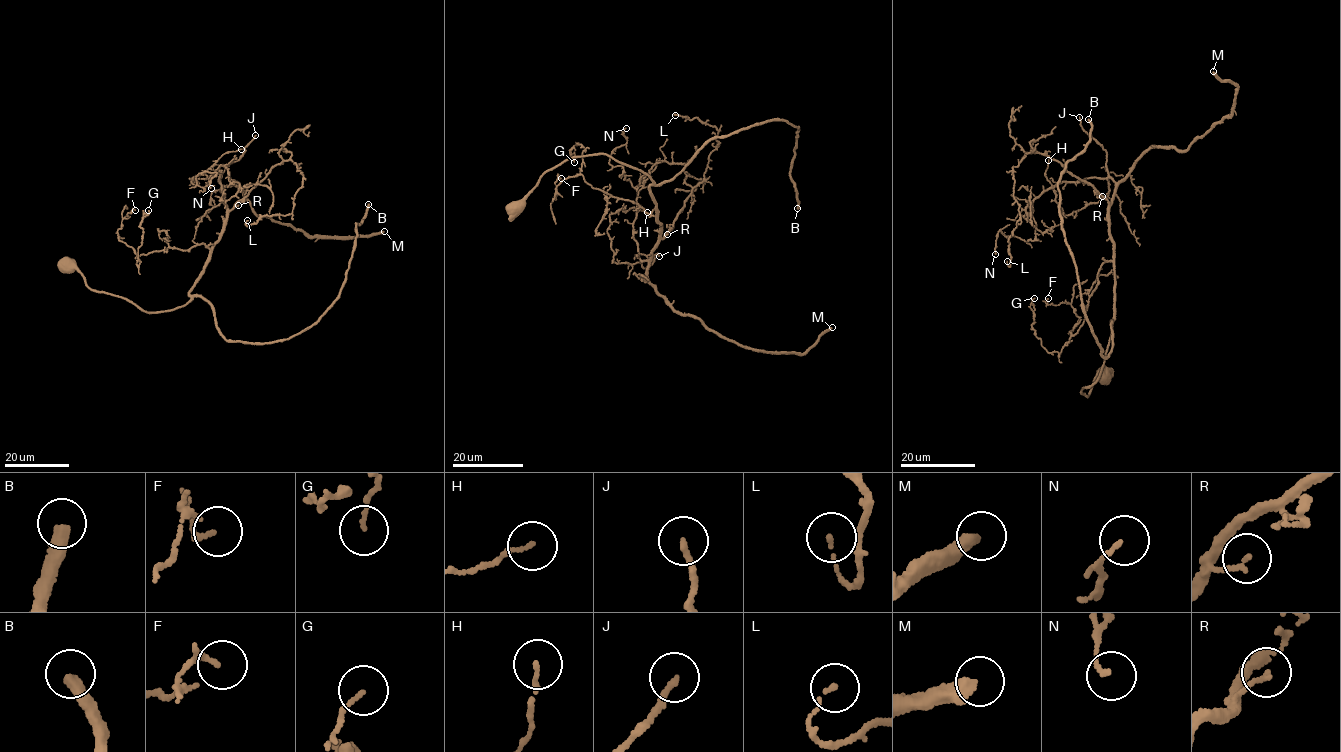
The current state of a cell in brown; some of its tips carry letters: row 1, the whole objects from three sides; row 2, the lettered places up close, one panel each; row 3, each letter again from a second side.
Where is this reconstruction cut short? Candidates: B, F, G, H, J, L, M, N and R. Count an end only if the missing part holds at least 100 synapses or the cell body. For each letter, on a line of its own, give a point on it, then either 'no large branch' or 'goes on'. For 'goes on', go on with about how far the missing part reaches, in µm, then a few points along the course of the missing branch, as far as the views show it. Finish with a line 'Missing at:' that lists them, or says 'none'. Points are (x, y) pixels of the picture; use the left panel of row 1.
B: place (368, 204); goes on; missing 90 µm; course (368, 204), (382, 143), (352, 134), (340, 146), (357, 145), (327, 150), (349, 149), (338, 162)
F: place (135, 210); no large branch
G: place (148, 210); no large branch
H: place (241, 149); no large branch
J: place (255, 135); no large branch
L: place (247, 220); no large branch
M: place (384, 231); goes on; missing 100 µm
N: place (211, 188); no large branch
R: place (238, 205); no large branch
Missing at: B, M

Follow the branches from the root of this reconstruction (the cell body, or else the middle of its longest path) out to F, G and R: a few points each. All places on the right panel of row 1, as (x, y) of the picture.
F: (1102, 375), (1081, 392), (1110, 338), (1113, 262), (1101, 265), (1074, 334), (1074, 309), (1048, 298)
G: (1102, 375), (1081, 392), (1110, 338), (1113, 262), (1059, 355), (1031, 327), (1034, 298)
R: (1102, 375), (1094, 380), (1089, 395), (1081, 392), (1099, 374), (1115, 300), (1110, 206), (1102, 196)

